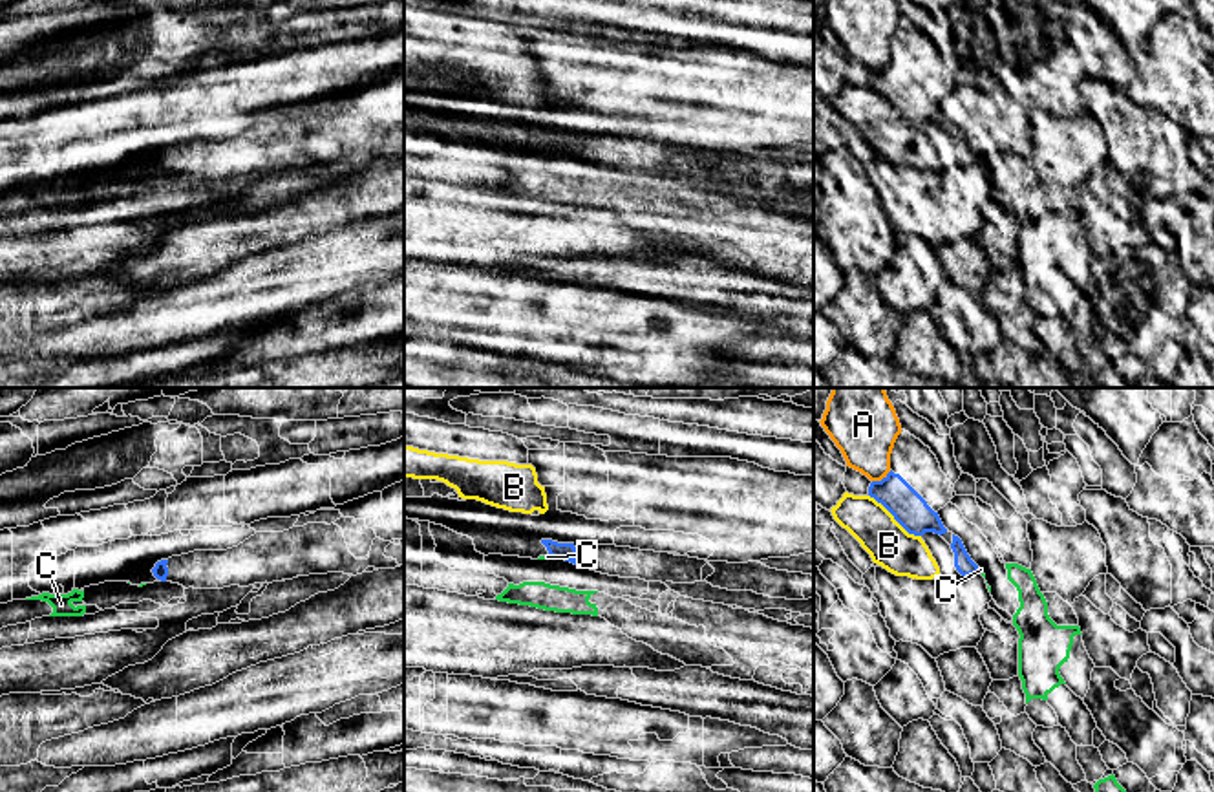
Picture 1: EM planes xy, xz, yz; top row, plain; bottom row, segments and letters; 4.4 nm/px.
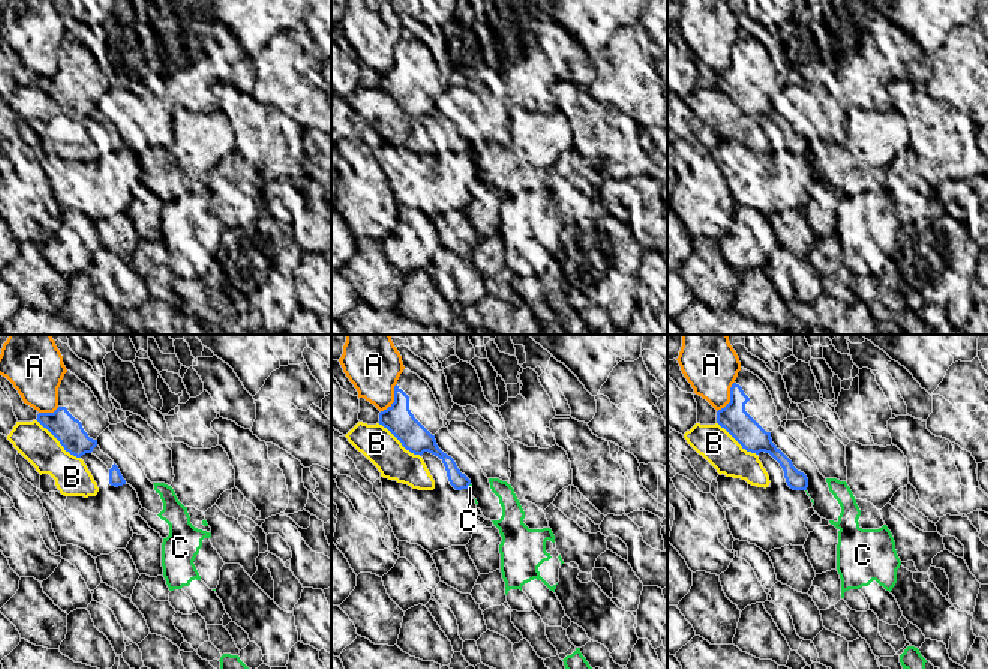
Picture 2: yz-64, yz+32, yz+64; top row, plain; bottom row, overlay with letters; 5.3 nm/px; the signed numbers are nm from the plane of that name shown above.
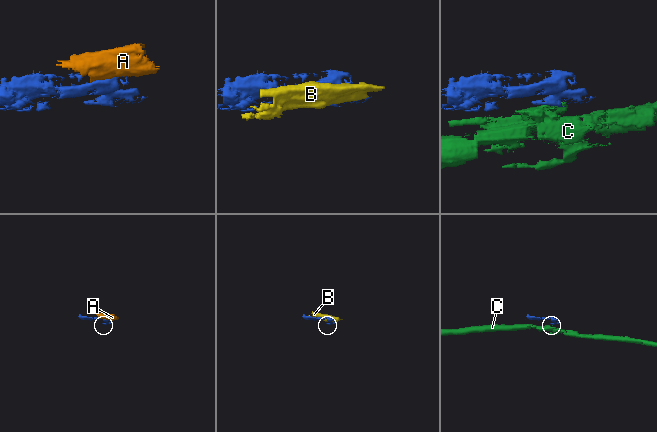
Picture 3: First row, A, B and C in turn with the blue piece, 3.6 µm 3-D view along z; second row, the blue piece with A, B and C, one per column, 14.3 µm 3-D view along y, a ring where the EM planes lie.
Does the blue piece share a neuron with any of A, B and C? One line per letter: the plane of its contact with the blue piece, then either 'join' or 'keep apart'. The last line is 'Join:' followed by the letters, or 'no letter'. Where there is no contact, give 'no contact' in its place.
A: contact in yz; keep apart
B: contact in yz; keep apart
C: contact in xz; keep apart
Join: no letter

